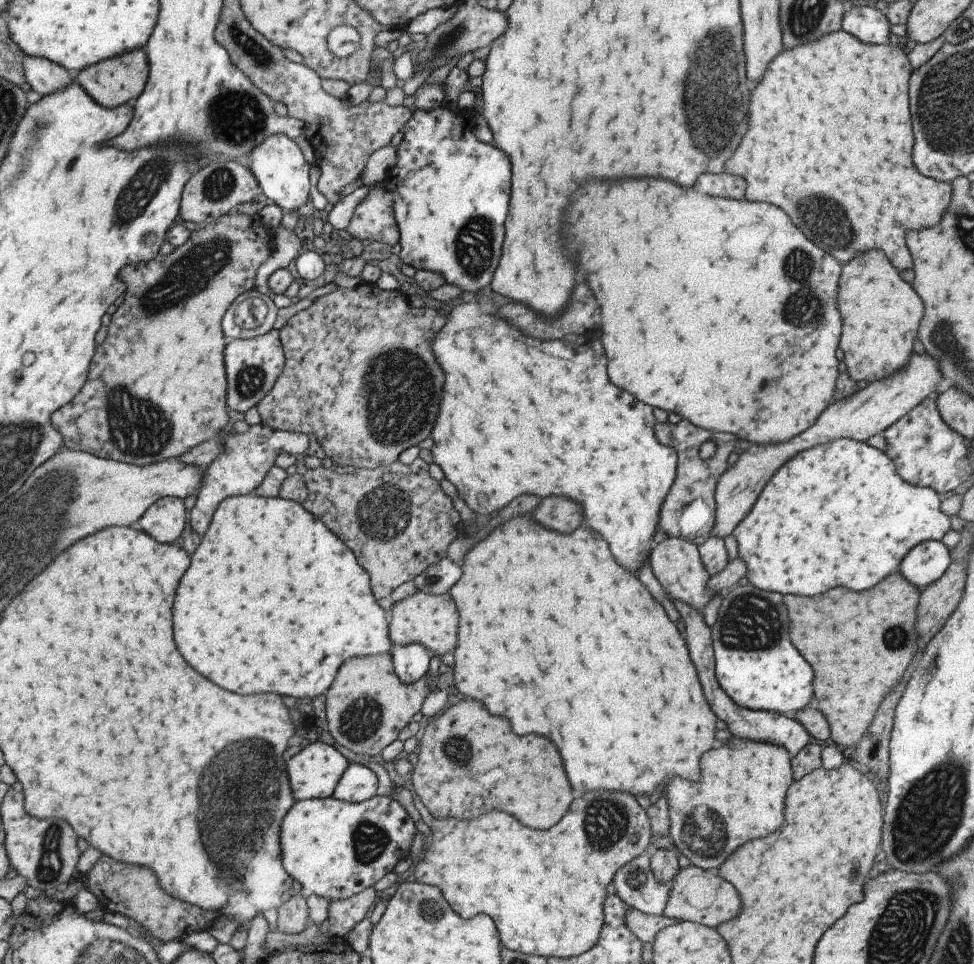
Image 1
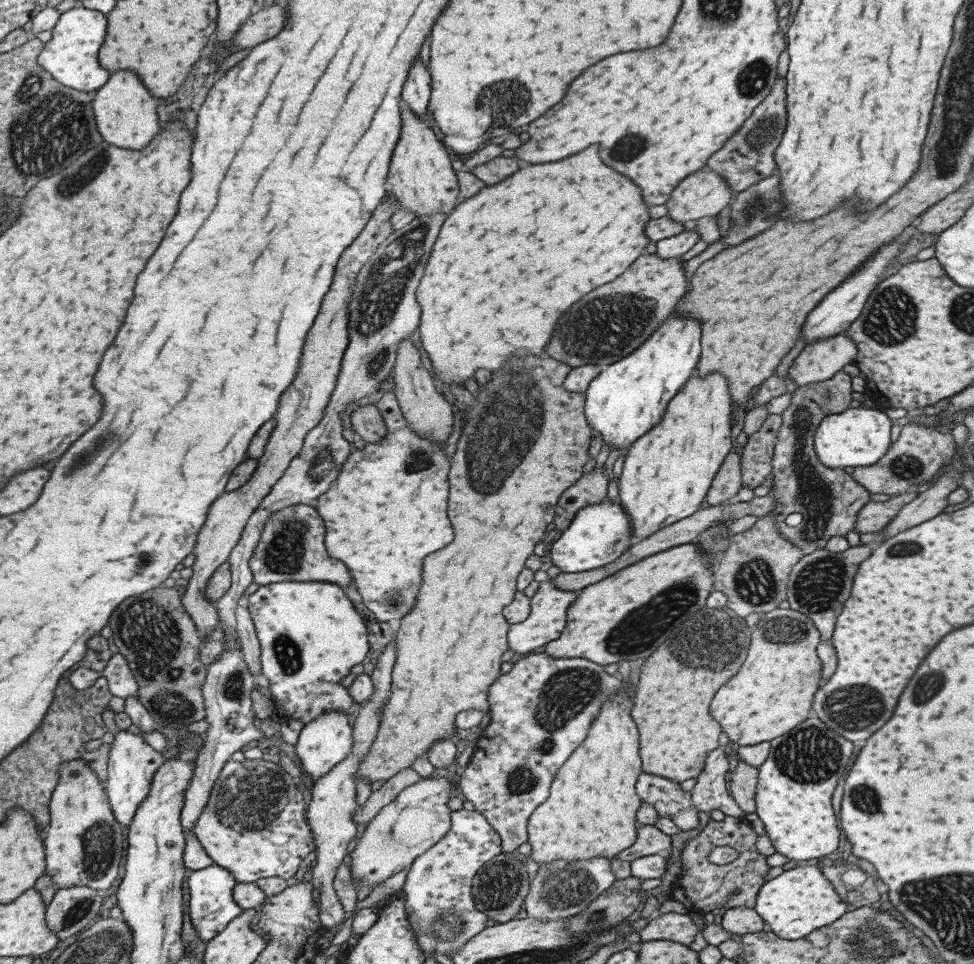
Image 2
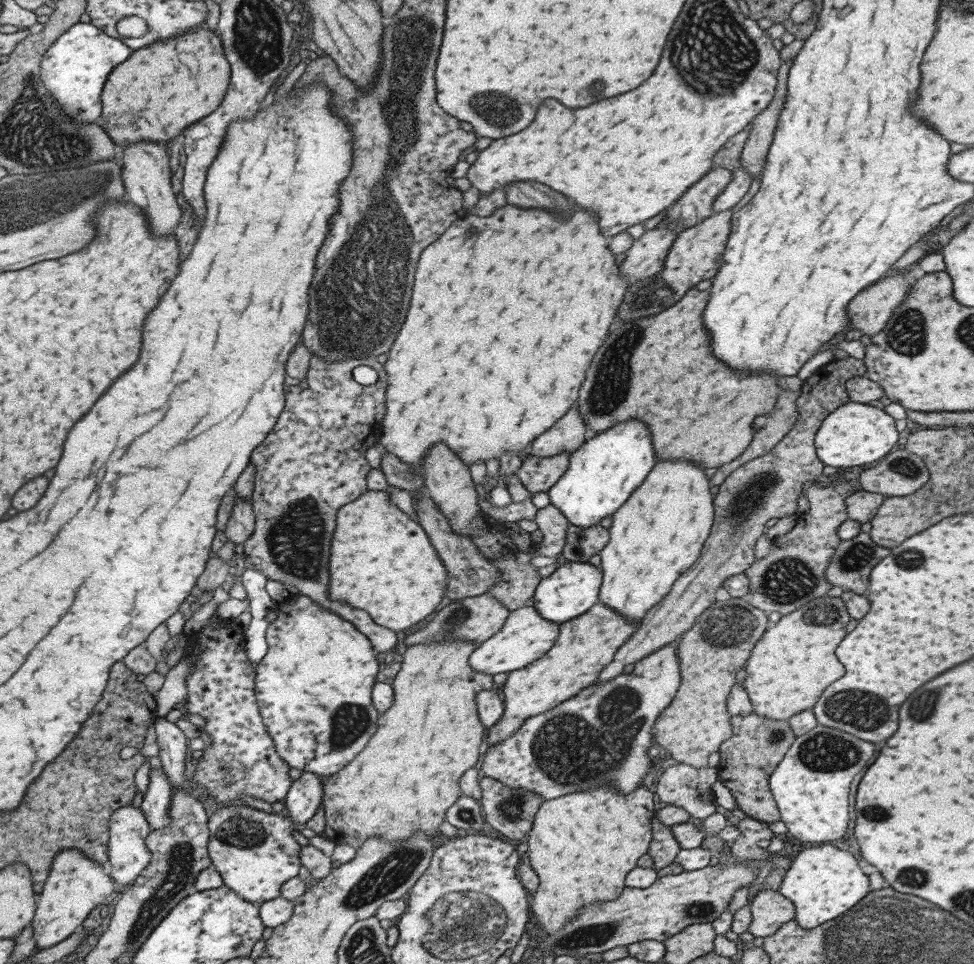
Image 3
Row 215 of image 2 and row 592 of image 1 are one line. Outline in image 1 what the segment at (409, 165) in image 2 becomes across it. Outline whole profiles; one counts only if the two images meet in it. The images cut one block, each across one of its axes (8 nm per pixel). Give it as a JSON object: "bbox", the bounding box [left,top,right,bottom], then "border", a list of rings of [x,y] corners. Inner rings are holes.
{"bbox":[388,591,460,658],"border":[[[416,591],[412,596],[396,602],[388,611],[390,642],[398,646],[421,644],[429,650],[431,658],[453,652],[458,640],[460,617],[450,594],[426,594]]]}

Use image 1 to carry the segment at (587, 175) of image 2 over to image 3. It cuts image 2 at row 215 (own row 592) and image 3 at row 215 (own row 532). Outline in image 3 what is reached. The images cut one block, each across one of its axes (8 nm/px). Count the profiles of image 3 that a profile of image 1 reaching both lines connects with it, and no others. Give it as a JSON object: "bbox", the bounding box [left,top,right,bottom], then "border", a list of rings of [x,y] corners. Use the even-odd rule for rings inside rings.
{"bbox":[378,206,627,472],"border":[[[502,206],[492,216],[464,216],[457,218],[434,244],[430,244],[418,262],[414,274],[414,292],[412,304],[408,310],[408,318],[402,330],[396,336],[392,350],[388,352],[388,362],[384,364],[388,374],[388,390],[386,390],[386,416],[380,426],[378,442],[386,446],[388,452],[396,454],[400,460],[408,462],[410,468],[420,472],[420,464],[424,452],[430,444],[444,442],[450,450],[454,450],[468,466],[476,460],[500,458],[506,451],[517,453],[524,450],[540,433],[546,432],[566,411],[576,404],[580,382],[584,382],[588,362],[592,362],[594,354],[606,340],[610,324],[614,322],[616,308],[624,300],[627,284],[616,264],[615,254],[608,250],[608,240],[598,230],[598,216],[584,208],[576,208],[570,218],[560,218],[556,212],[524,210],[514,206]]]}

